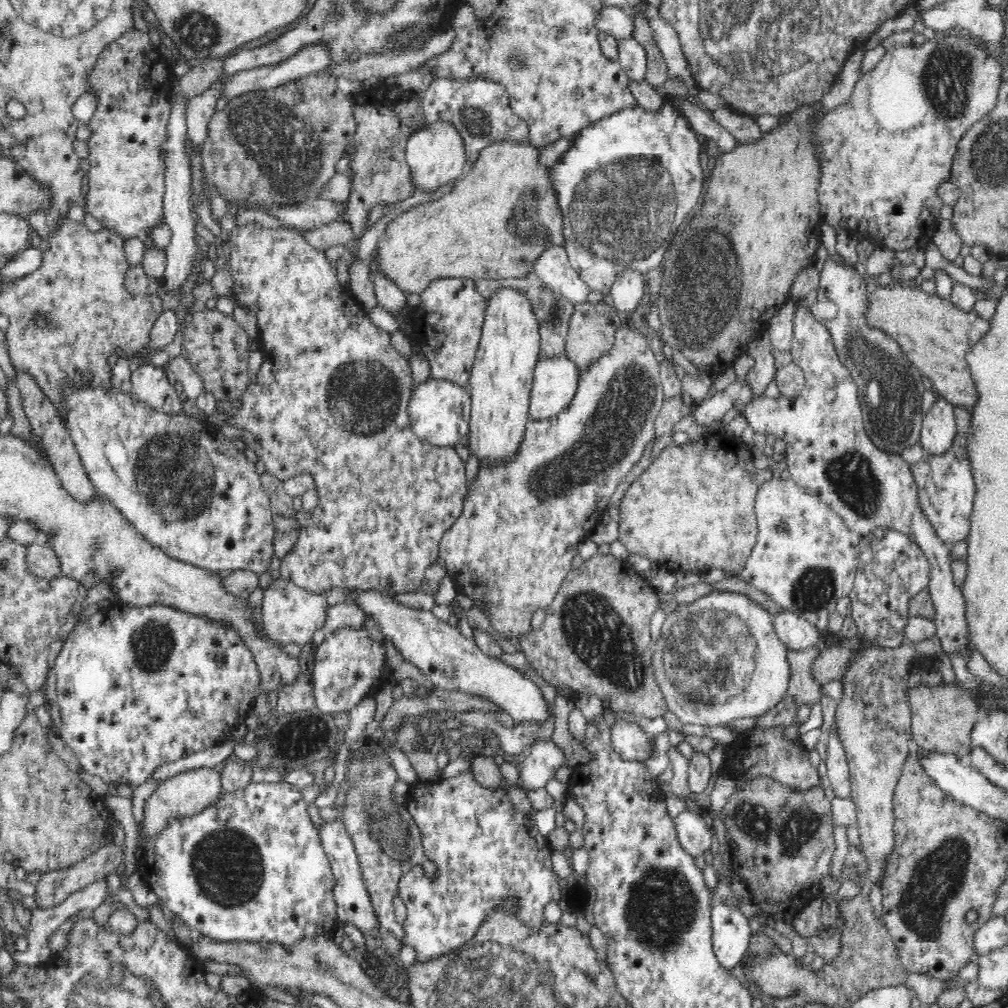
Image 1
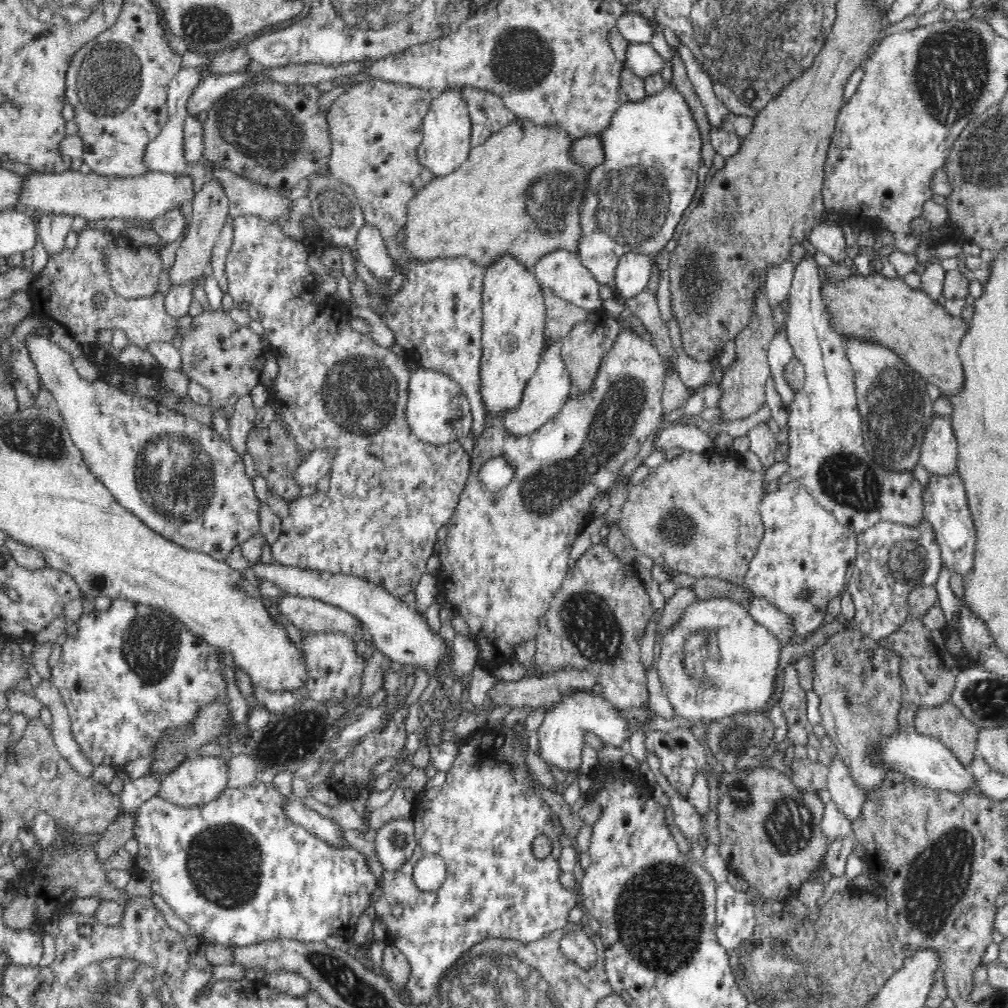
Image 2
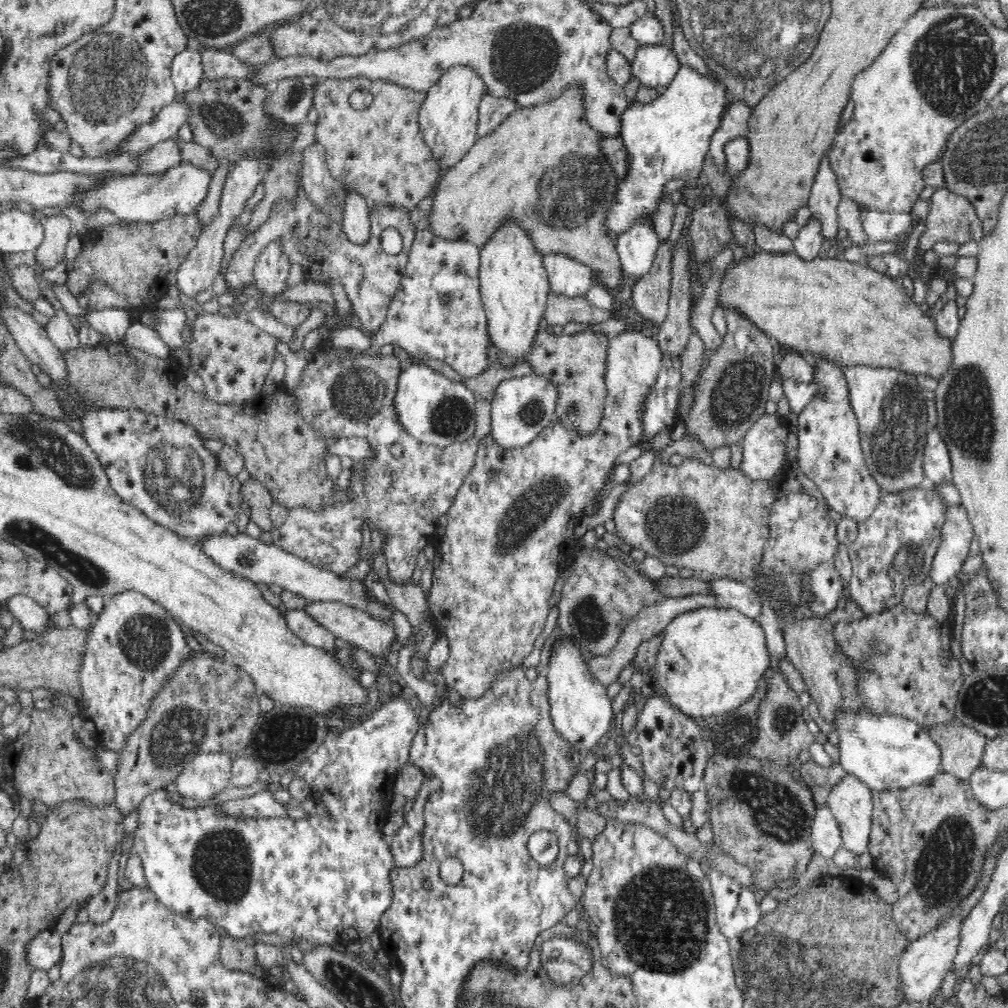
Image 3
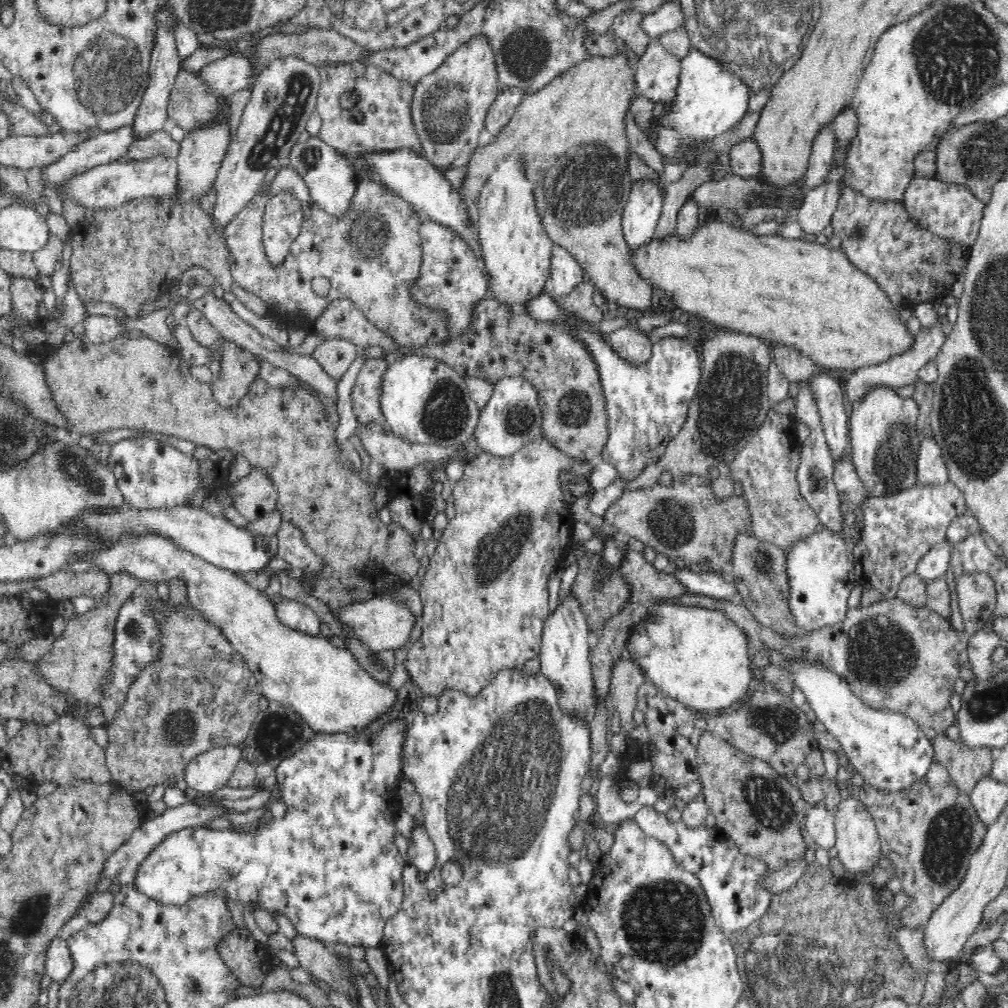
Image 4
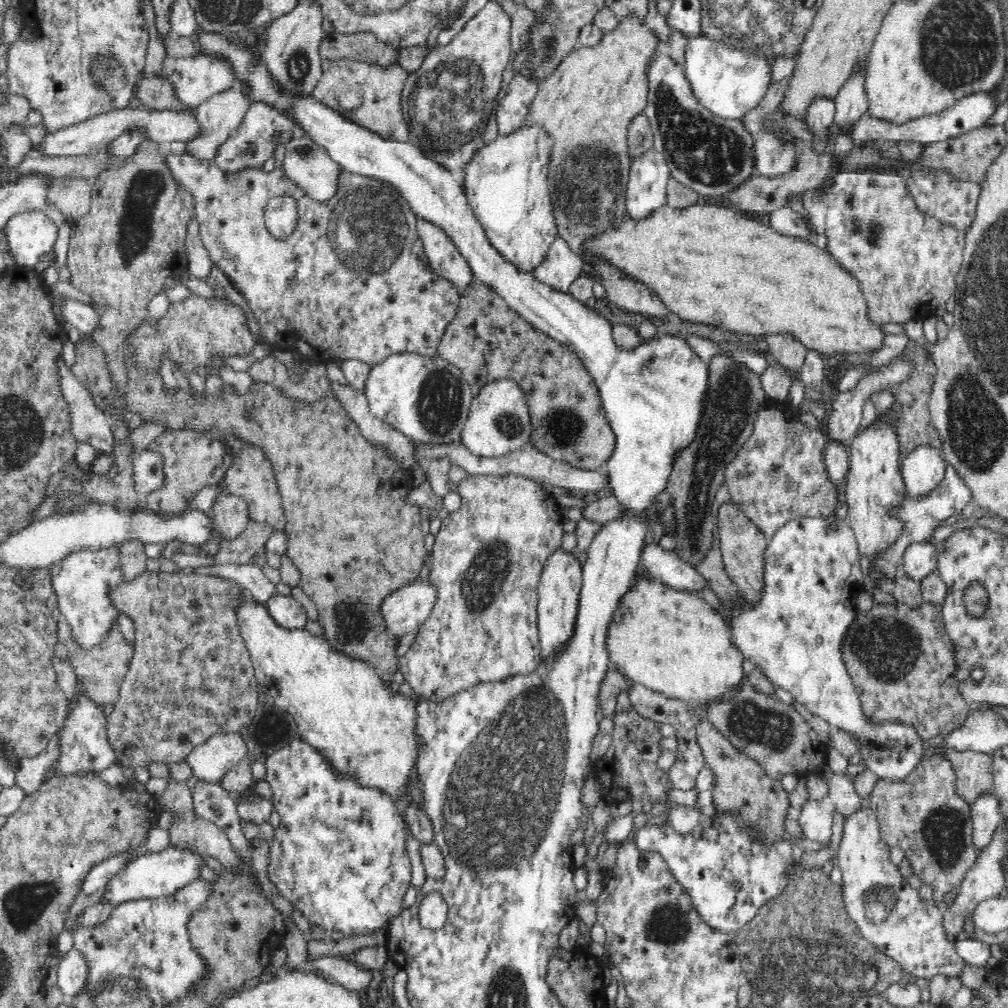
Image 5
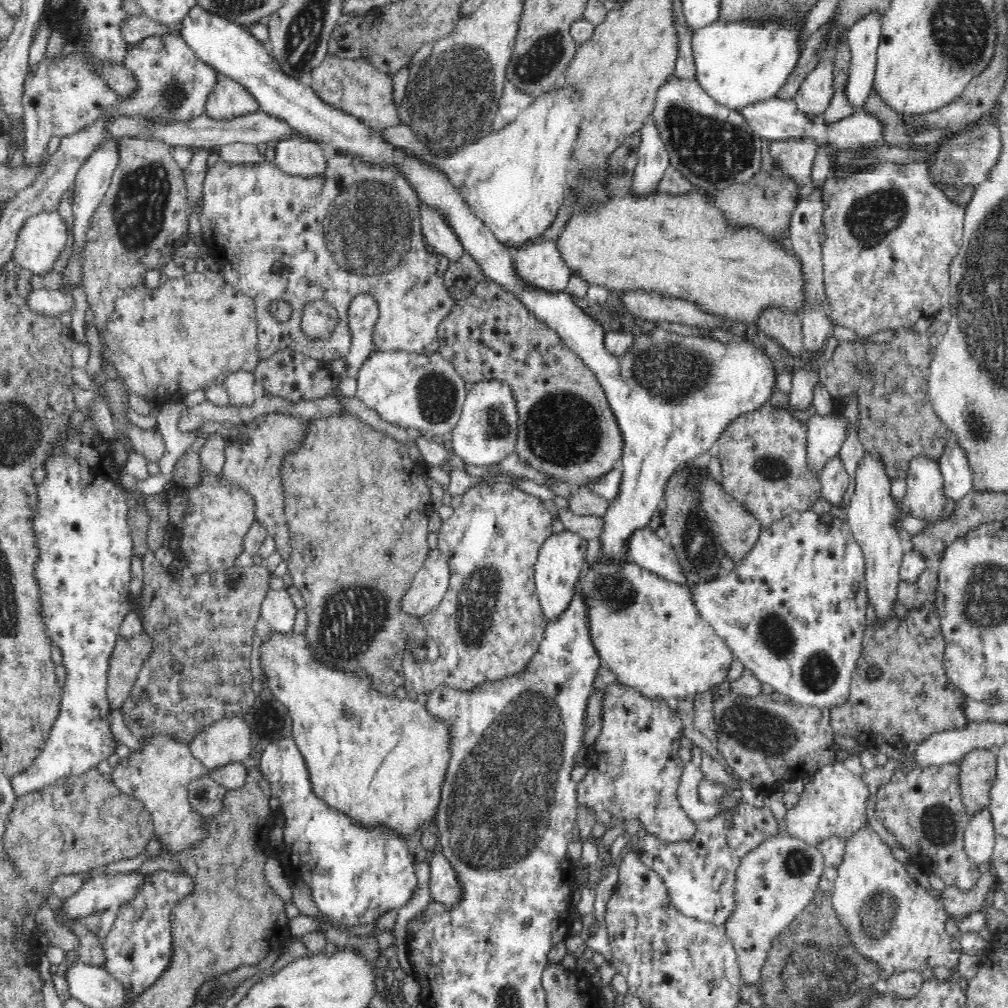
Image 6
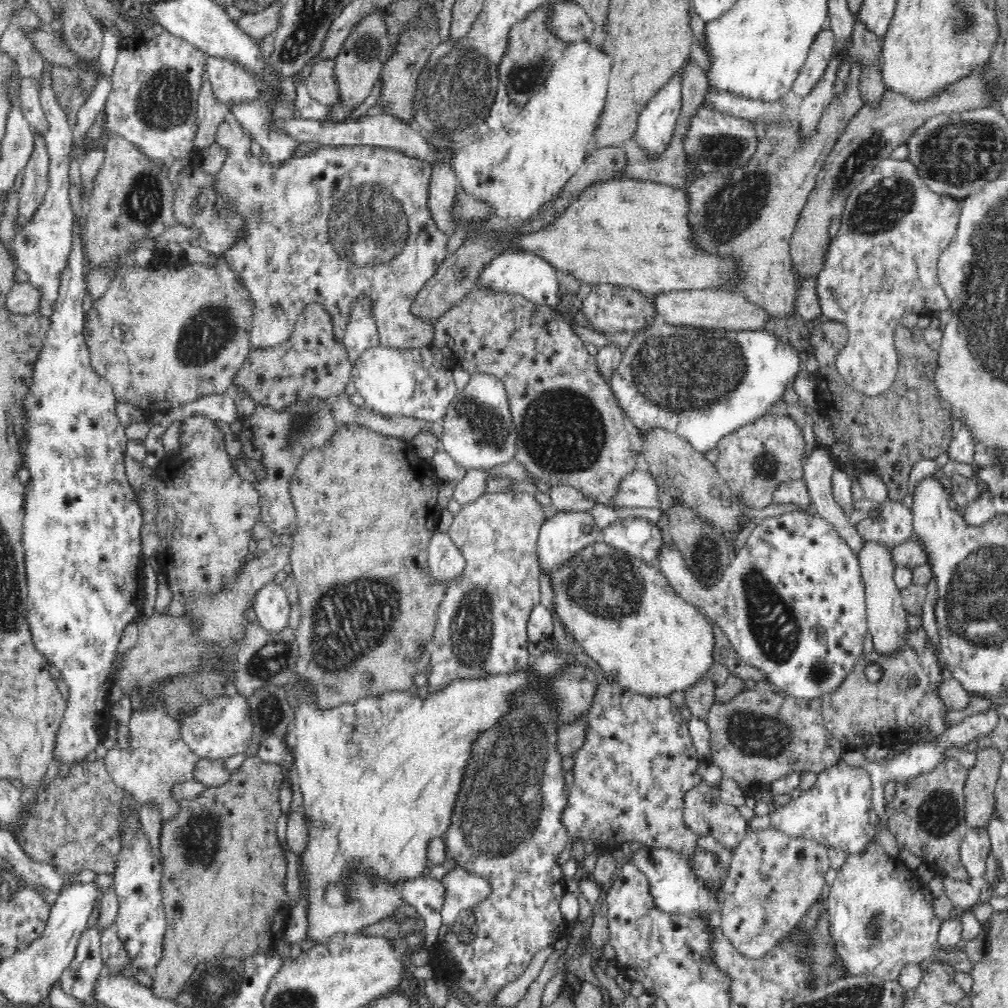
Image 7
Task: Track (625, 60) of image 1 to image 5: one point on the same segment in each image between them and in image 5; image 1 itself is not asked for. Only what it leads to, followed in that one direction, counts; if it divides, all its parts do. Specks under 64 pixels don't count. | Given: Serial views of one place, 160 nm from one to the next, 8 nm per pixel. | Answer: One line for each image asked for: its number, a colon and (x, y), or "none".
2: (641, 58)
3: (654, 65)
4: (657, 71)
5: (711, 155)

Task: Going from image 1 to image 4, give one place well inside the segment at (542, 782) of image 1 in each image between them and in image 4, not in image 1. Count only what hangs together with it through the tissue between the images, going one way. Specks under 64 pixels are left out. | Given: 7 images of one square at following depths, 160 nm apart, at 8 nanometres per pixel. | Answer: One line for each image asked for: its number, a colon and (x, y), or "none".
2: (561, 735)
3: (581, 712)
4: (565, 647)

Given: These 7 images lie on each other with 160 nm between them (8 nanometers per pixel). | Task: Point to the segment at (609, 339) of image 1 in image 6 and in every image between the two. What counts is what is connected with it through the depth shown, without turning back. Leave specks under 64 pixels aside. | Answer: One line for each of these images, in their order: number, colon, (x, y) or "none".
2: (582, 350)
3: (576, 364)
4: (502, 342)
5: (486, 340)
6: (565, 421)

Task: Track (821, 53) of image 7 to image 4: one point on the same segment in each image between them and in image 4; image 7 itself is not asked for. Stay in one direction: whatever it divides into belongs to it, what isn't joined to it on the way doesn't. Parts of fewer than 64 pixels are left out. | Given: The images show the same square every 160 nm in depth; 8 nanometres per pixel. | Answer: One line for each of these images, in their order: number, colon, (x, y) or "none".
4: (820, 163)
5: (820, 112)
6: (814, 92)

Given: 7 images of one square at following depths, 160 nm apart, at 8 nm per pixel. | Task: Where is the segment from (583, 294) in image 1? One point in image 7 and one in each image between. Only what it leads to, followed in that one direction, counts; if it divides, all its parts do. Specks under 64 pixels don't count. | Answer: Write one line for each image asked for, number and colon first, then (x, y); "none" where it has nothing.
2: (560, 271)
3: (567, 277)
4: (565, 274)
5: (561, 267)
6: (537, 265)
7: (520, 273)

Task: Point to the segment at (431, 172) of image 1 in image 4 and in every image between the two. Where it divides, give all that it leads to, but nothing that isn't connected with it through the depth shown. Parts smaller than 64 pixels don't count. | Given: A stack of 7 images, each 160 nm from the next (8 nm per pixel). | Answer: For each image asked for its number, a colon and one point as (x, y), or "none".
2: (446, 128)
3: (448, 118)
4: (449, 107)

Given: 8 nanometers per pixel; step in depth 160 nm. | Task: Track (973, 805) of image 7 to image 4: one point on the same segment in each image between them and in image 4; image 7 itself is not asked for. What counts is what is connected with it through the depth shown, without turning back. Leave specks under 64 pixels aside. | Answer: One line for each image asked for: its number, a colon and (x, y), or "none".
4: (966, 765)
5: (973, 770)
6: (978, 770)

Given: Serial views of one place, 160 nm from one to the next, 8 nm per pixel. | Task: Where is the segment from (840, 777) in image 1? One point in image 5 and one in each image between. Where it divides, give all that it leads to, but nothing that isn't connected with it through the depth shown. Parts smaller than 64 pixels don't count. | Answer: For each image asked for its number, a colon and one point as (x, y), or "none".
2: (849, 798)
3: (851, 802)
4: (857, 842)
5: (887, 911)

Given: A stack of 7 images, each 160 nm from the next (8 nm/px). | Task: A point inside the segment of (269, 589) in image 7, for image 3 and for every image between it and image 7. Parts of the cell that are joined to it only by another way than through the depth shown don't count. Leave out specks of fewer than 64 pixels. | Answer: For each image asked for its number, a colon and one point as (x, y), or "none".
3: (299, 622)
4: (295, 615)
5: (285, 610)
6: (278, 610)

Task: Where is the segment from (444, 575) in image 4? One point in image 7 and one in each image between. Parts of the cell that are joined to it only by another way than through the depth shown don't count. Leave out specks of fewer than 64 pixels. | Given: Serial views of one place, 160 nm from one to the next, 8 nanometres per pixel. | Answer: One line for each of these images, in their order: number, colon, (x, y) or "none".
5: (488, 556)
6: (487, 627)
7: (480, 630)

